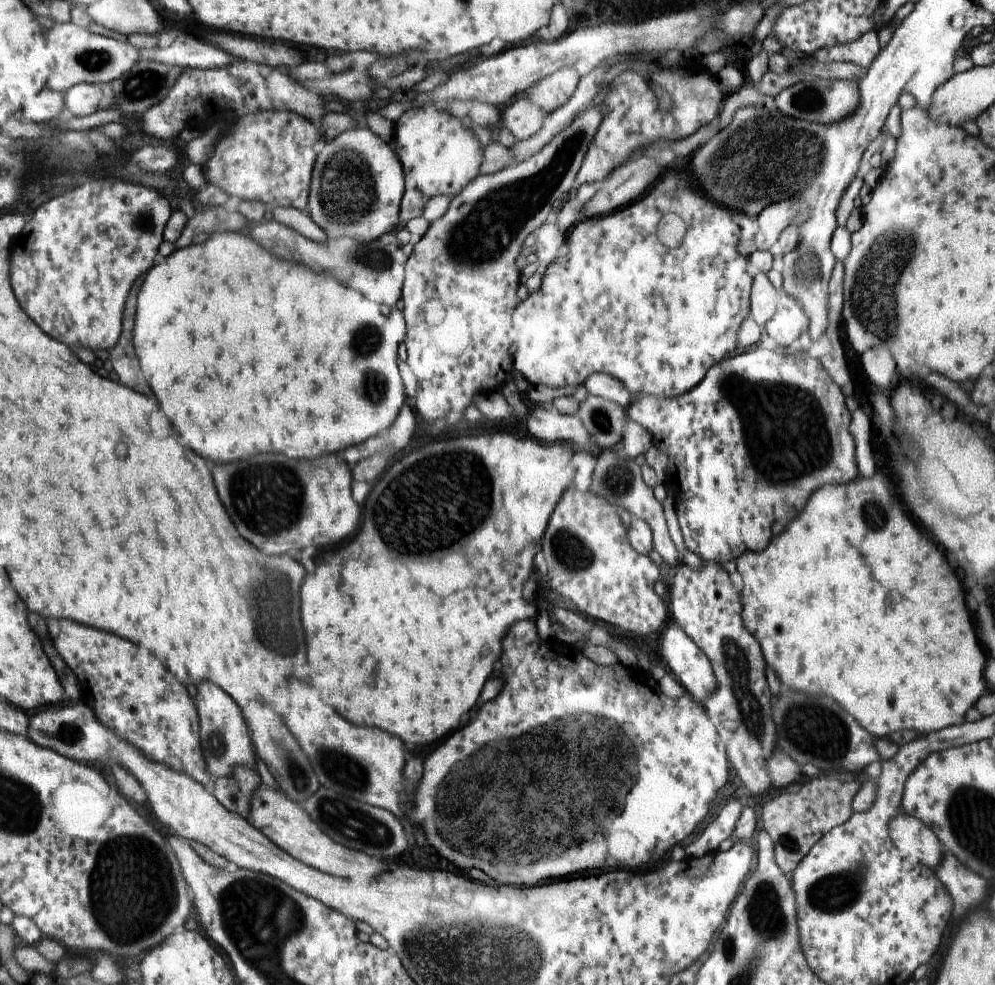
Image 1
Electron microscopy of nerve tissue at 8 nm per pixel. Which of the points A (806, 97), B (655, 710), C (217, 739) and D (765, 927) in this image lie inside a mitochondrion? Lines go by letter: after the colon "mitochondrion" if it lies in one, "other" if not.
A: mitochondrion
B: other
C: mitochondrion
D: mitochondrion

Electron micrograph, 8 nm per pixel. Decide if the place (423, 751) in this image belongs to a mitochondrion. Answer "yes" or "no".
no

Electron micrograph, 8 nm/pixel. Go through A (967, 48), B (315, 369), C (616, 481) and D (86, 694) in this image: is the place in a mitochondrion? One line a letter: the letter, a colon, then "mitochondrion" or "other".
A: other
B: other
C: mitochondrion
D: other

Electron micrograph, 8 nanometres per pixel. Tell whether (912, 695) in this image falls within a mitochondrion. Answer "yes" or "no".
no

